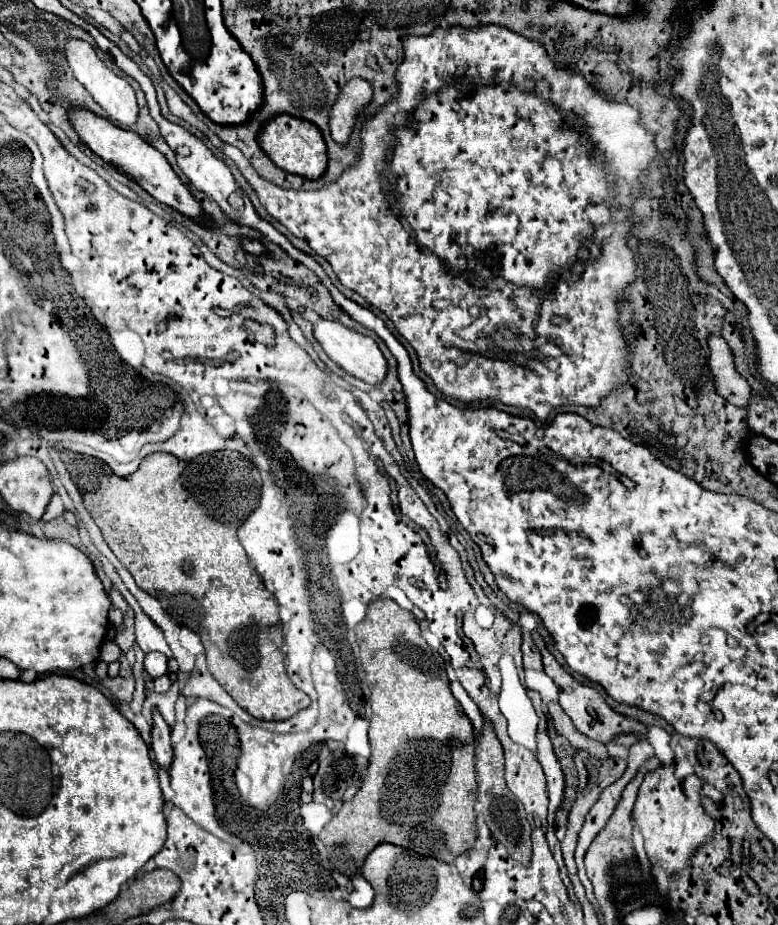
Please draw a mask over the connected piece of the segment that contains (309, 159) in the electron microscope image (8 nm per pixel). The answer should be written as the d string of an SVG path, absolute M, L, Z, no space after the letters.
M291 115L273 117L261 129L259 145L279 169L289 171L293 175L299 175L305 179L319 179L323 175L323 169L327 169L327 145L323 141L323 135L315 125L311 125L305 119L297 119Z

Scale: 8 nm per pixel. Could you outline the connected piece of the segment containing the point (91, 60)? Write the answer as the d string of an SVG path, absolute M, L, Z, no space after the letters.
M69 39L67 47L65 47L65 57L67 57L67 63L69 63L71 71L75 73L75 79L91 93L91 97L101 105L101 109L107 113L107 117L113 123L121 125L121 127L133 127L135 121L137 121L139 107L137 107L135 91L131 89L127 79L115 75L109 67L105 67L103 61L97 57L95 49L89 43L85 43L85 41Z

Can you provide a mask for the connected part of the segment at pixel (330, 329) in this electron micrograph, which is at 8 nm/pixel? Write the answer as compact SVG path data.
M317 319L315 339L321 343L325 353L345 369L345 373L349 373L349 375L353 375L353 377L357 377L357 379L361 379L369 385L381 385L383 383L383 379L387 375L387 361L385 361L381 349L377 347L377 343L371 337L361 335L357 331L351 331L337 321Z

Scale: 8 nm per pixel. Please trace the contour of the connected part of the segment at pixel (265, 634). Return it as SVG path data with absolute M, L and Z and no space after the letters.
M223 451L197 457L195 461L179 461L169 453L151 453L147 455L139 469L129 477L117 477L111 469L111 487L123 489L127 499L107 501L107 507L119 513L119 523L135 531L135 541L143 545L135 553L135 583L155 599L161 607L181 625L195 631L207 653L207 667L213 677L223 685L223 689L257 719L281 721L309 707L311 699L297 689L283 665L283 627L279 619L279 607L275 597L265 589L261 577L251 567L243 545L237 539L237 529L245 523L251 513L247 503L249 497L205 497L205 507L197 503L193 491L193 481L203 481L203 477L215 477L215 457L223 457Z

